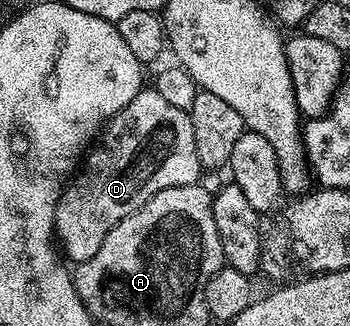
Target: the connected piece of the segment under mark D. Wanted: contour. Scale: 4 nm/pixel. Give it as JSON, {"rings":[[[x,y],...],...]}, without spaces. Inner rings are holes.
{"rings":[[[155,88],[141,89],[140,94],[126,104],[126,108],[122,108],[106,123],[98,142],[104,146],[96,144],[87,151],[74,177],[60,191],[56,205],[54,234],[62,247],[63,257],[72,264],[90,260],[90,256],[102,248],[102,240],[106,240],[110,228],[130,216],[130,212],[142,208],[142,204],[146,204],[146,200],[158,192],[175,186],[194,186],[201,181],[202,167],[198,160],[198,148],[194,148],[194,128],[189,111],[174,108]]]}

